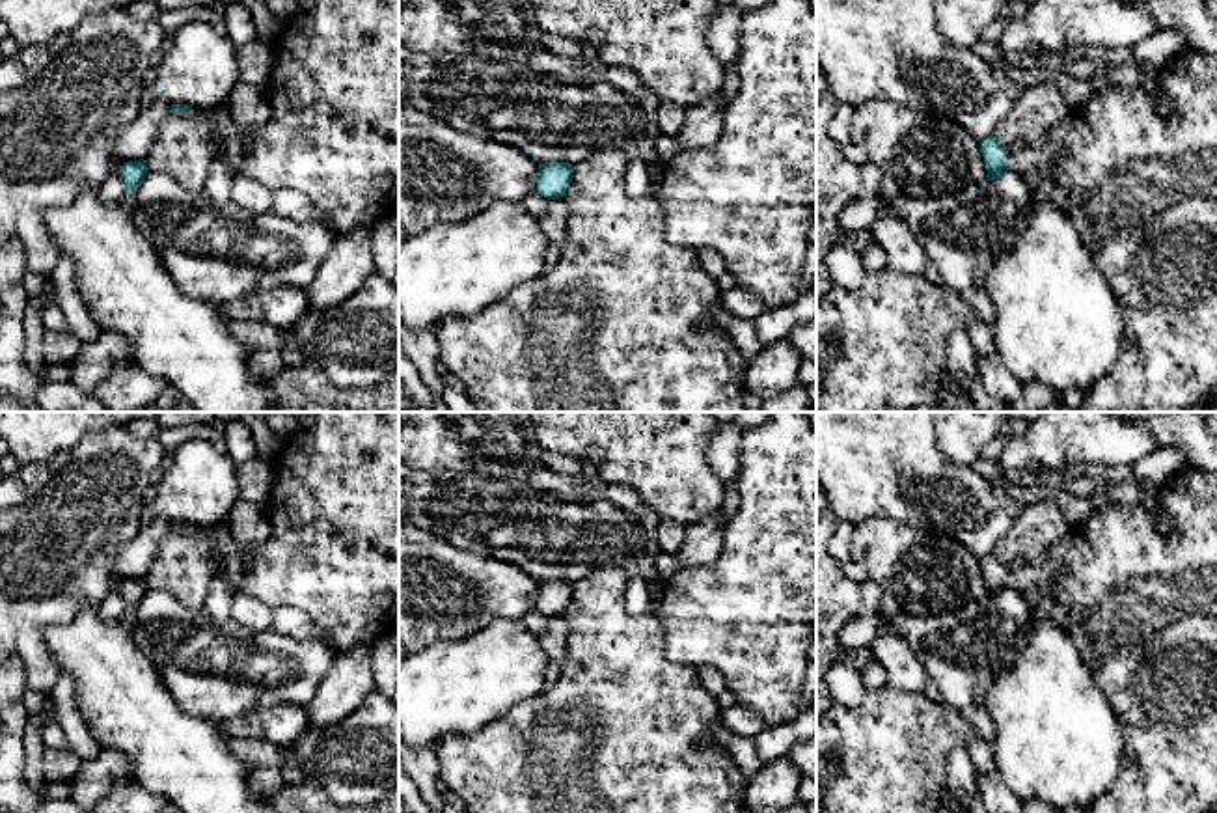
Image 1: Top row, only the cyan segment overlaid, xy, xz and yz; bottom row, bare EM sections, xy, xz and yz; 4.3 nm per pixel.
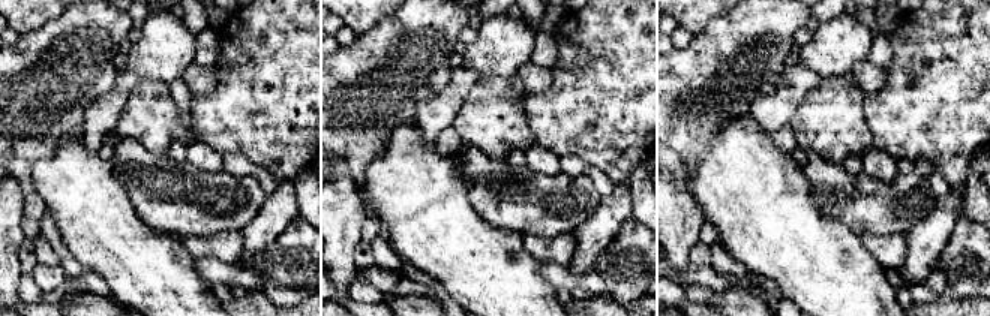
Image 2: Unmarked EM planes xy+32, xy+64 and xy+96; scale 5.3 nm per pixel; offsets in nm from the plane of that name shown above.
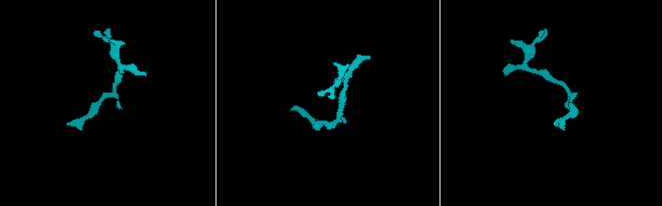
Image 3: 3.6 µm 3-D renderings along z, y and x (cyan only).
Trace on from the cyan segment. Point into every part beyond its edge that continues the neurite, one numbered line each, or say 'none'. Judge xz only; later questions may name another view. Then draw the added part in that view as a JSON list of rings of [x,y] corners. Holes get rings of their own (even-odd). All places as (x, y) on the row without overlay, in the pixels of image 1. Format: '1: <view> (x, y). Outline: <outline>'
1: xz (554, 640). Outline: [[[563,615],[552,617],[546,632],[540,636],[540,647],[550,664],[561,666],[567,656],[568,625]]]

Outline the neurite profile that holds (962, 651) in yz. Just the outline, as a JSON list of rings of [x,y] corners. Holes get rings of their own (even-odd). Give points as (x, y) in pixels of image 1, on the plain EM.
[[[973,600],[939,615],[904,612],[889,628],[906,638],[943,703],[960,712],[986,705],[993,679],[1027,643],[1027,630],[990,600]]]

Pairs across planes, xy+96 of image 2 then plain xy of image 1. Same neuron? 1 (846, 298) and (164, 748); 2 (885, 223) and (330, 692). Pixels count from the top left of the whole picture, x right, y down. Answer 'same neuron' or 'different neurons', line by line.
1: same neuron
2: different neurons

